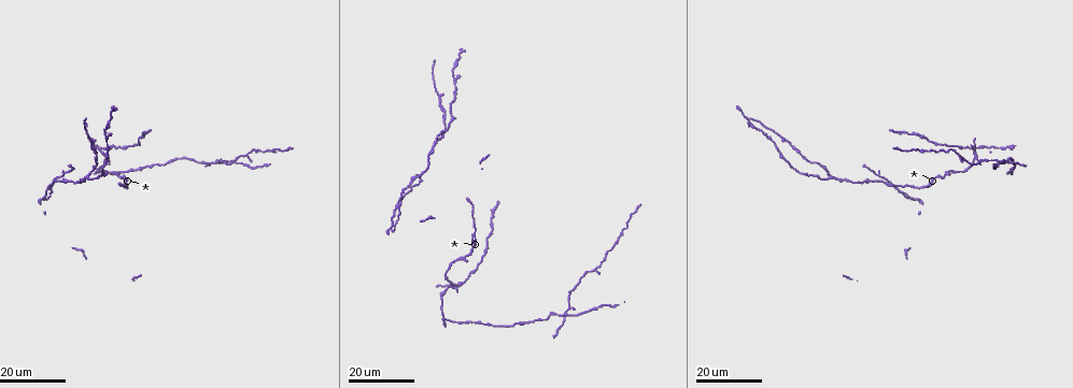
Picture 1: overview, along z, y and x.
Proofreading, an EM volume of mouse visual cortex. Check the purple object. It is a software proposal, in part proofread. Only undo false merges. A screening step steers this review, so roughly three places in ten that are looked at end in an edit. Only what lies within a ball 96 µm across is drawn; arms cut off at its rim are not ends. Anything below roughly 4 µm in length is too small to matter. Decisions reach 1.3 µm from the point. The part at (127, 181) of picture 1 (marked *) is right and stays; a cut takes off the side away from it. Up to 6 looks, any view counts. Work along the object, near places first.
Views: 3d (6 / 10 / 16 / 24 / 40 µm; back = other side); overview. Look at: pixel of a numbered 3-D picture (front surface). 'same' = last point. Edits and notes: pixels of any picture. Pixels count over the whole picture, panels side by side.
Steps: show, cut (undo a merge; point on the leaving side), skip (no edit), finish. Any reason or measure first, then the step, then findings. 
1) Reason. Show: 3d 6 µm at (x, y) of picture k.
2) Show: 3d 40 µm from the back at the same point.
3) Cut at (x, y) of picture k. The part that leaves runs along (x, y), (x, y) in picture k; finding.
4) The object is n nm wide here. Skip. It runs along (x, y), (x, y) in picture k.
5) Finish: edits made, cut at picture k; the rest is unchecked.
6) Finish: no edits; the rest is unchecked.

Three arms meet. Show: 3d 24 µm at (943, 173) of picture 1.

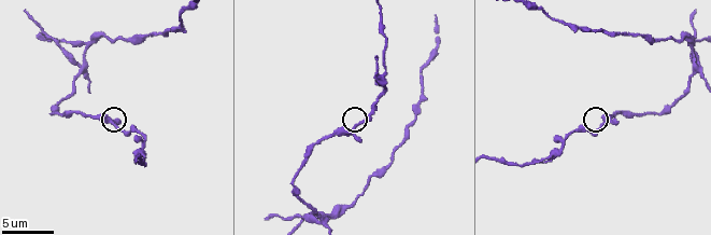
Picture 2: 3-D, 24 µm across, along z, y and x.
Closer look. Show: 3d 6 µm at (355, 125) of picture 2.

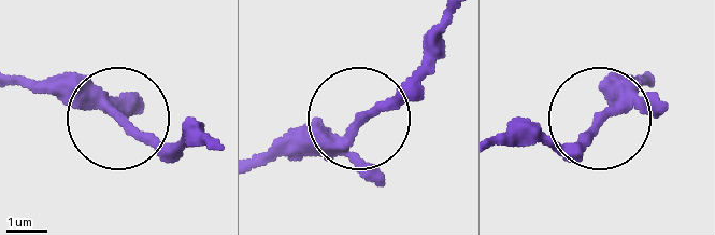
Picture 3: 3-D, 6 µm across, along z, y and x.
Skip. It runs along (216, 144), (133, 138), (93, 104), (34, 83) in picture 3; continuous, no second neuron.

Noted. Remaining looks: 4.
Three arms meet. Show: 3d 24 µm at (434, 143) of picture 1.

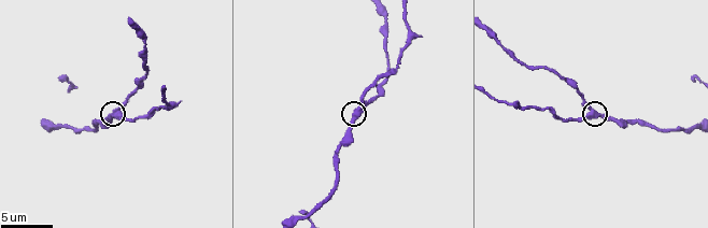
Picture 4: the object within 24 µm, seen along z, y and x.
Show: 3d 6 µm at (117, 110) of picture 4.

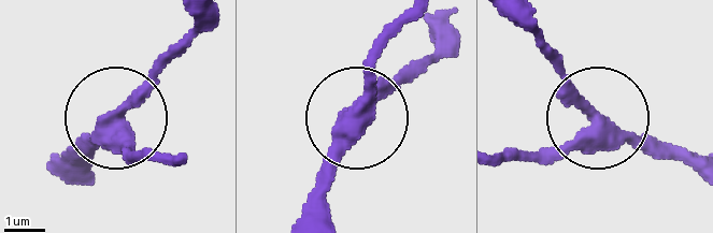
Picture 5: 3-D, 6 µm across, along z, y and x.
The object is 380 nm wide here. Skip. Continuous, no second neuron.

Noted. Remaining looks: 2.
Side arm on a straight run. Show: 3d 24 µm at (440, 99) of picture 1.

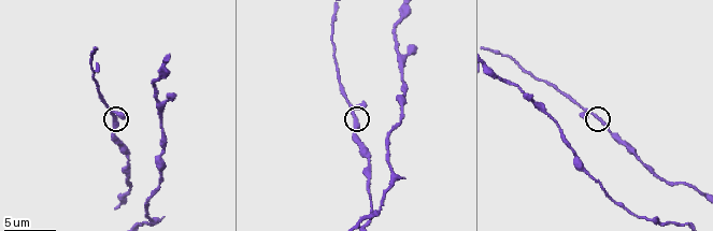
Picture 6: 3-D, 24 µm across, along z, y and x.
Show: 3d 10 µm at (112, 113) of picture 6.

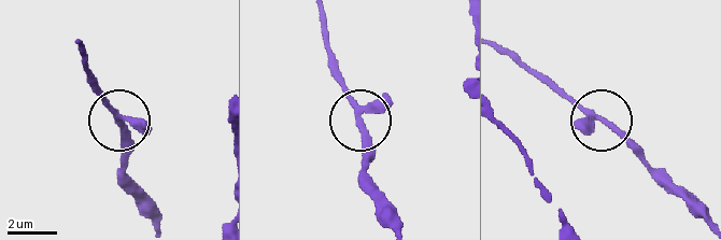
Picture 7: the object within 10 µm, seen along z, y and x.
Skip. It runs along (397, 222), (367, 167), (358, 104), (331, 64) in picture 7; one neuron here.

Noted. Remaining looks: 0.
Finish: no edits; the rest is unchecked.

